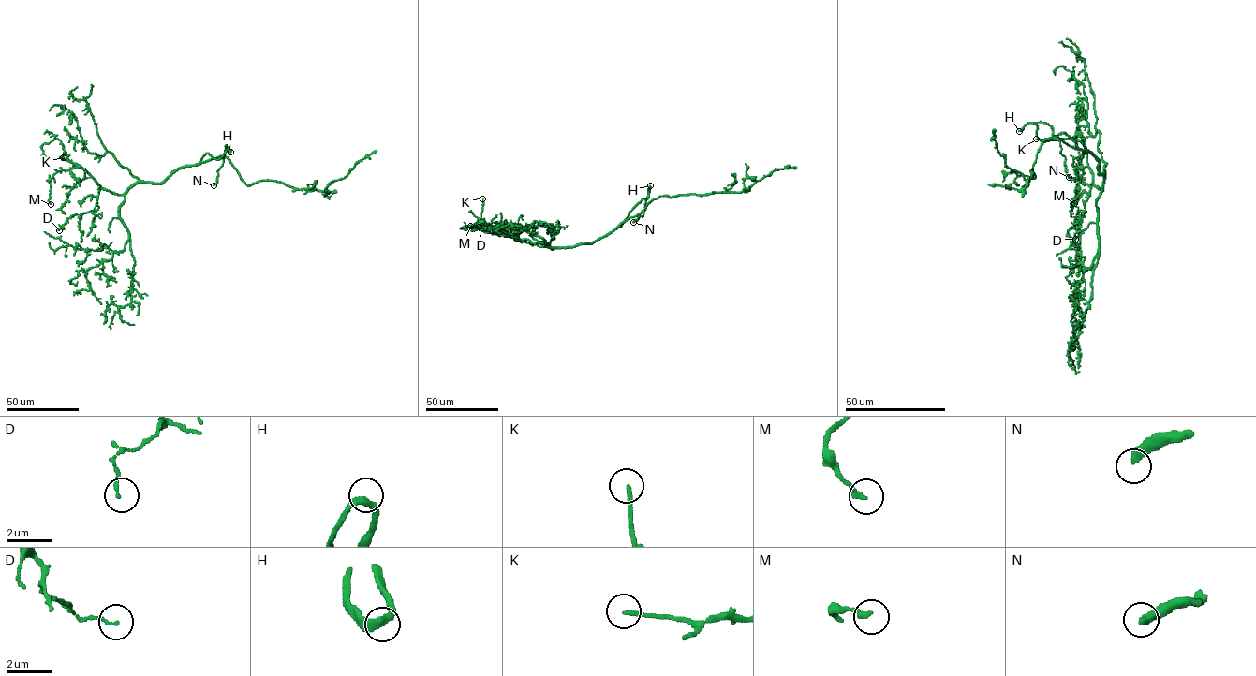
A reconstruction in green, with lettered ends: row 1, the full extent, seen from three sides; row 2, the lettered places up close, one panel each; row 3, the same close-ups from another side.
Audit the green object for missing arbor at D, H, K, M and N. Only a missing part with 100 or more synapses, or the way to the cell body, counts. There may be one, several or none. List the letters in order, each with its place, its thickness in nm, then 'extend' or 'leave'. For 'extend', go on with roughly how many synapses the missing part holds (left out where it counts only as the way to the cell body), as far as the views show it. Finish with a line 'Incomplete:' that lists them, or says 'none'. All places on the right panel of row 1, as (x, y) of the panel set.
D: at (1075, 239); 110 nm thick; leave
H: at (1019, 131); 300 nm thick; leave
K: at (1036, 139); 170 nm thick; leave
M: at (1074, 203); 220 nm thick; leave
N: at (1069, 177); 360 nm thick; extend
Incomplete: N

